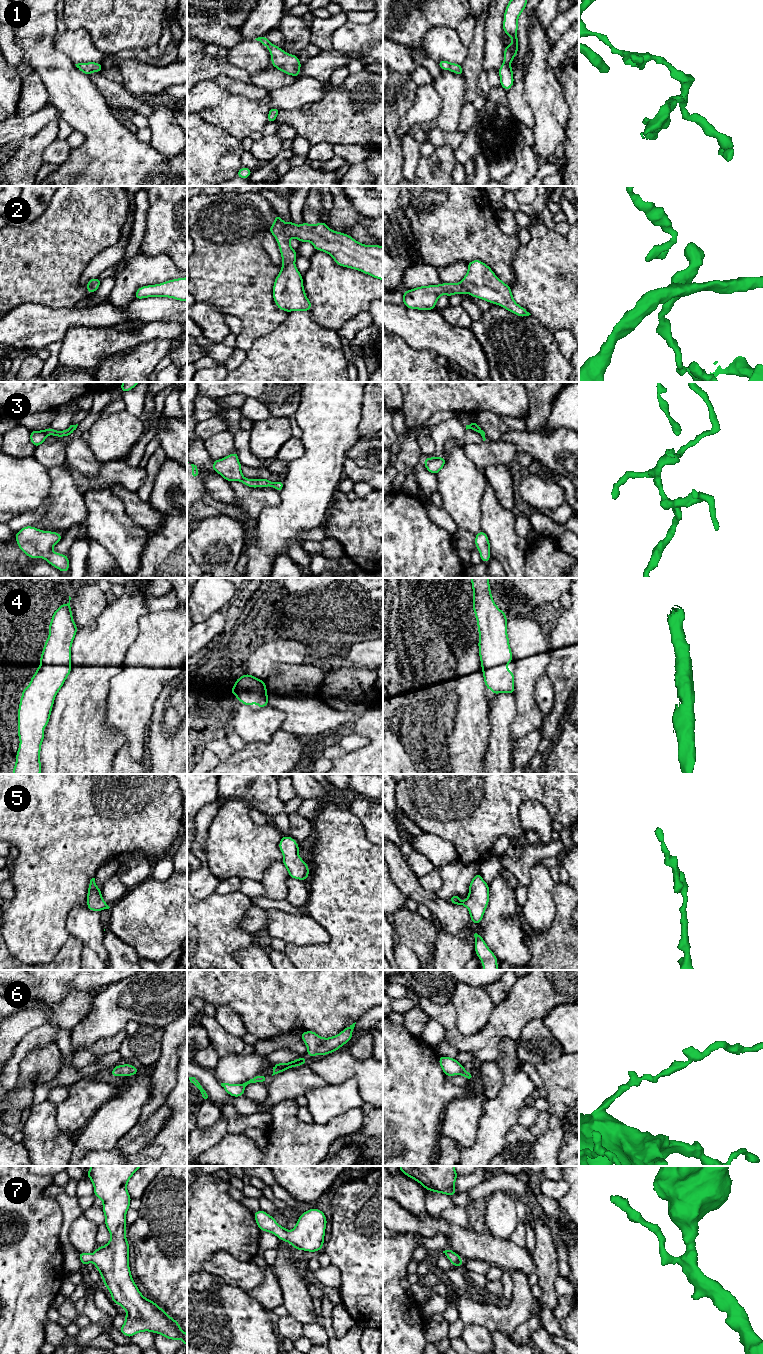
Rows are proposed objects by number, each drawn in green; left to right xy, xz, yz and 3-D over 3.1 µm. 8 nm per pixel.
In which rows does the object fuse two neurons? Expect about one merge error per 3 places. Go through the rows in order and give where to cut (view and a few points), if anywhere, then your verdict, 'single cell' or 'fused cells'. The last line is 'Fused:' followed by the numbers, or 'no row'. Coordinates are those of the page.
1: no cut | single cell
2: no cut | single cell
3: xy (45, 430), (46, 435) | fused cells
4: no cut | single cell
5: no cut | single cell
6: no cut | single cell
7: no cut | single cell
Fused: 3

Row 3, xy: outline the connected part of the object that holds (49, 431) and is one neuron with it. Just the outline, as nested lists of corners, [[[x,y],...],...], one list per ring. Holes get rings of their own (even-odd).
[[[78,424],[70,425],[70,427],[64,431],[57,431],[57,430],[54,430],[54,429],[48,427],[46,429],[46,435],[53,435],[56,437],[70,436],[76,430],[77,426],[78,426]]]

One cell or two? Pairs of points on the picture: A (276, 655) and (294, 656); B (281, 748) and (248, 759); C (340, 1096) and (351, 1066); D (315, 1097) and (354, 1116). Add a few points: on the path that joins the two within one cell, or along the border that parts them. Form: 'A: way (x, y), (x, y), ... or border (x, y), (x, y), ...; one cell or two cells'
A: way (280, 655), (290, 655); one cell
B: way (273, 756), (270, 759), (256, 759); one cell
C: border (328, 1083), (353, 1080), (362, 1098); two cells
D: border (359, 1108), (347, 1110), (326, 1123); two cells

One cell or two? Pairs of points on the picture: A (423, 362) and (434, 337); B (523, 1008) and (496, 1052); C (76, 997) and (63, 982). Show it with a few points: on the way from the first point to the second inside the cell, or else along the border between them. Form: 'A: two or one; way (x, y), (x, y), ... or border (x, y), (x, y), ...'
A: two; border (407, 343), (414, 349), (431, 350), (438, 355)
B: one; way (512, 1019), (495, 1036), (495, 1041)
C: two; border (95, 991), (71, 990), (60, 1001), (51, 1004)

